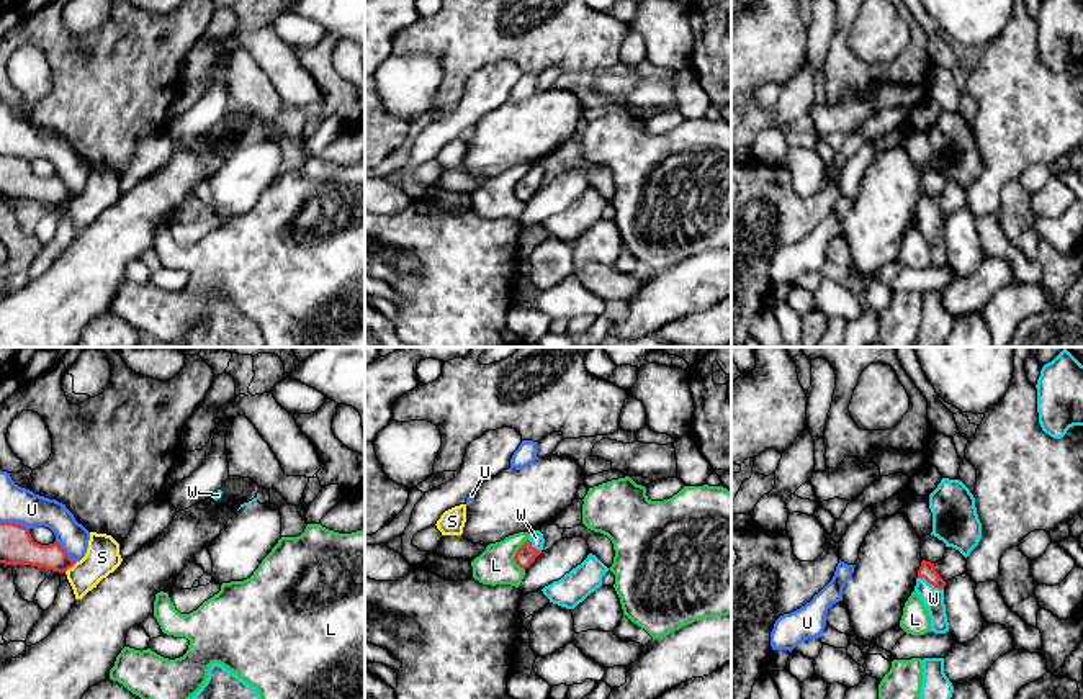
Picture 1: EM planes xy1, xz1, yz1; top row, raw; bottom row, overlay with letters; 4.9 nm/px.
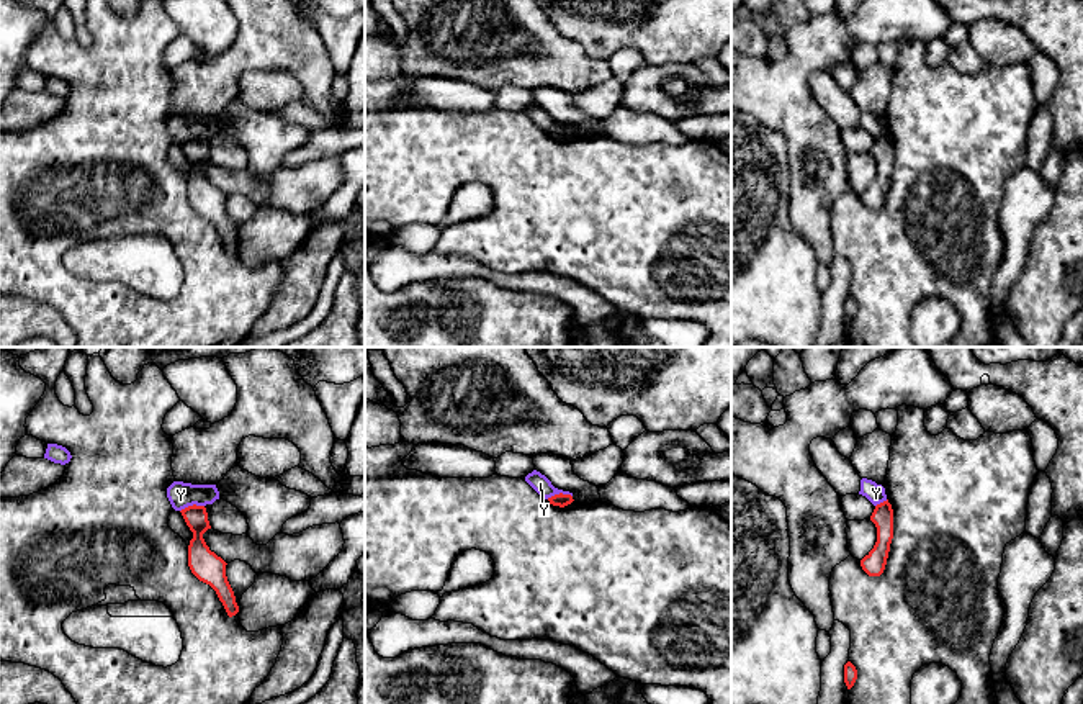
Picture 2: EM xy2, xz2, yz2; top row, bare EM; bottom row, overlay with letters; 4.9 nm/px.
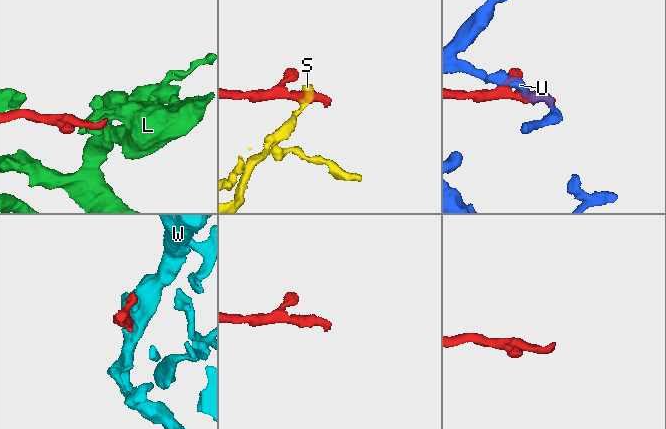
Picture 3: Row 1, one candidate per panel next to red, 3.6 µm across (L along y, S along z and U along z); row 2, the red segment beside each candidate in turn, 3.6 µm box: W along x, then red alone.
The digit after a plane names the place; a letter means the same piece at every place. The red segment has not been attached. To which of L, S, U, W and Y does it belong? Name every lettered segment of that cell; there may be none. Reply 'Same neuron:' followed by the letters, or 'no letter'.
Same neuron: W

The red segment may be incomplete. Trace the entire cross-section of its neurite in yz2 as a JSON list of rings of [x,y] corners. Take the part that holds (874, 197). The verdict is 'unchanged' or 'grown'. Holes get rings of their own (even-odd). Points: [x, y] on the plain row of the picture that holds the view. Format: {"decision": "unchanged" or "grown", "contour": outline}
{"decision": "unchanged", "contour": [[[888,133],[875,139],[870,154],[877,160],[877,175],[861,193],[861,200],[869,210],[880,210],[885,203],[893,172],[893,142]]]}

